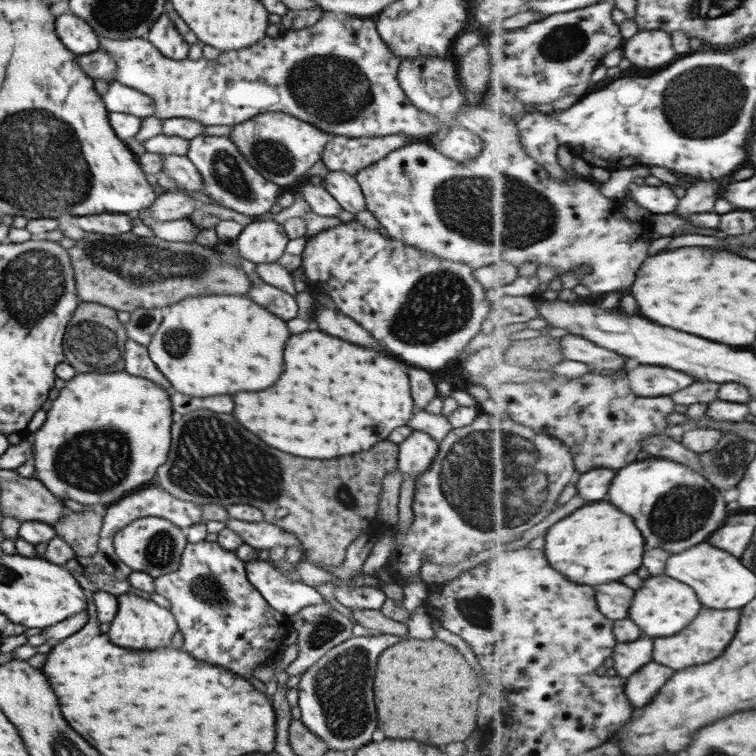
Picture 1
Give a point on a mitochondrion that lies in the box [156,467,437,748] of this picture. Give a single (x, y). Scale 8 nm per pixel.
(340, 687)

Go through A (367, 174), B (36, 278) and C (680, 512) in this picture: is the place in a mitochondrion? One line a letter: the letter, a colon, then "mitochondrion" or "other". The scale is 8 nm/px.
A: other
B: mitochondrion
C: mitochondrion

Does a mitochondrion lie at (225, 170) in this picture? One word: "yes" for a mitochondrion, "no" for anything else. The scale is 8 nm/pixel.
yes

